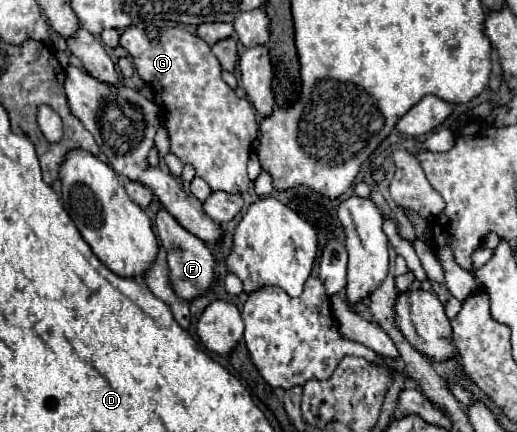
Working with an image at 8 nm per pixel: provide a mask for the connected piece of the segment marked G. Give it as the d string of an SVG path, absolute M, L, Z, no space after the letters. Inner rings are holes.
M129 26L121 34L121 46L131 54L139 76L151 82L155 92L161 96L165 106L165 126L171 136L171 152L181 158L183 164L193 164L197 176L201 176L211 190L223 190L231 194L241 194L249 186L247 160L251 152L251 142L259 134L259 124L255 108L247 98L237 98L235 90L229 88L221 78L221 64L211 52L211 48L199 38L181 28L165 28L159 40L149 40L141 26Z

